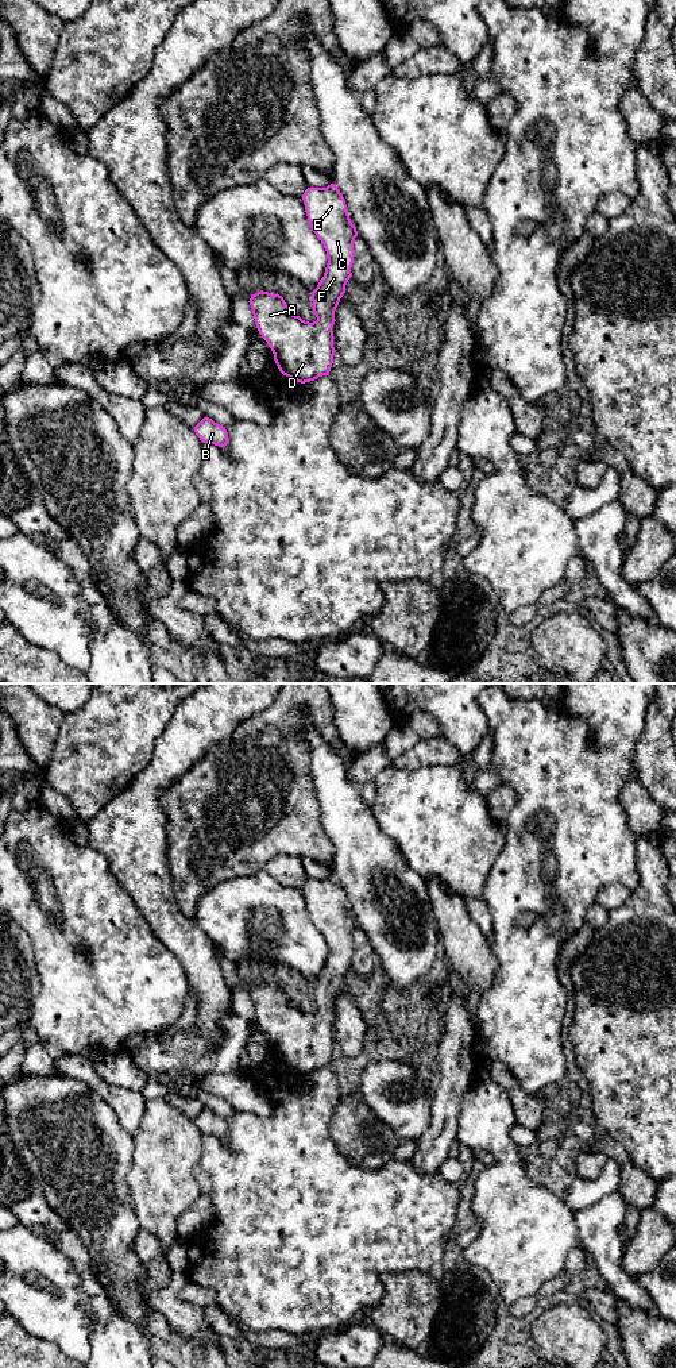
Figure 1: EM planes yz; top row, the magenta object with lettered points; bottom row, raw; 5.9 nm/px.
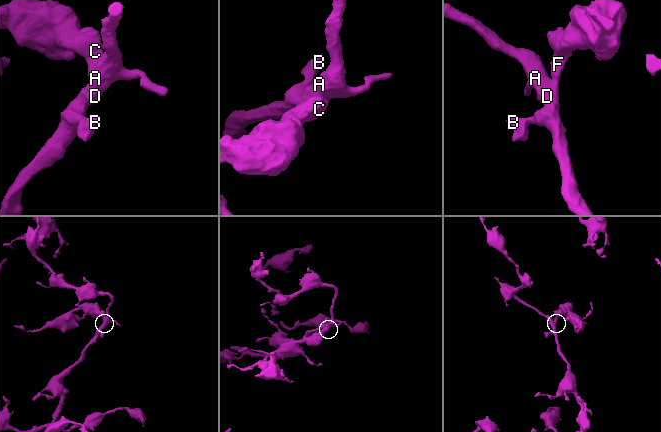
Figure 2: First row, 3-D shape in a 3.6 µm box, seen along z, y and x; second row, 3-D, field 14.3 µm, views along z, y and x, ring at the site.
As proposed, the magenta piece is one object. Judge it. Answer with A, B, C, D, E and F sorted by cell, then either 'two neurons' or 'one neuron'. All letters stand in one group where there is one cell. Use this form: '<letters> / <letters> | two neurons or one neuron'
A B C D E F | one neuron

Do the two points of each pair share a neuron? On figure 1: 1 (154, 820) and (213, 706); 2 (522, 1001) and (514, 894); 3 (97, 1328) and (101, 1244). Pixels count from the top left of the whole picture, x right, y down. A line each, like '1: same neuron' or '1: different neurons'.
1: same neuron
2: same neuron
3: different neurons

